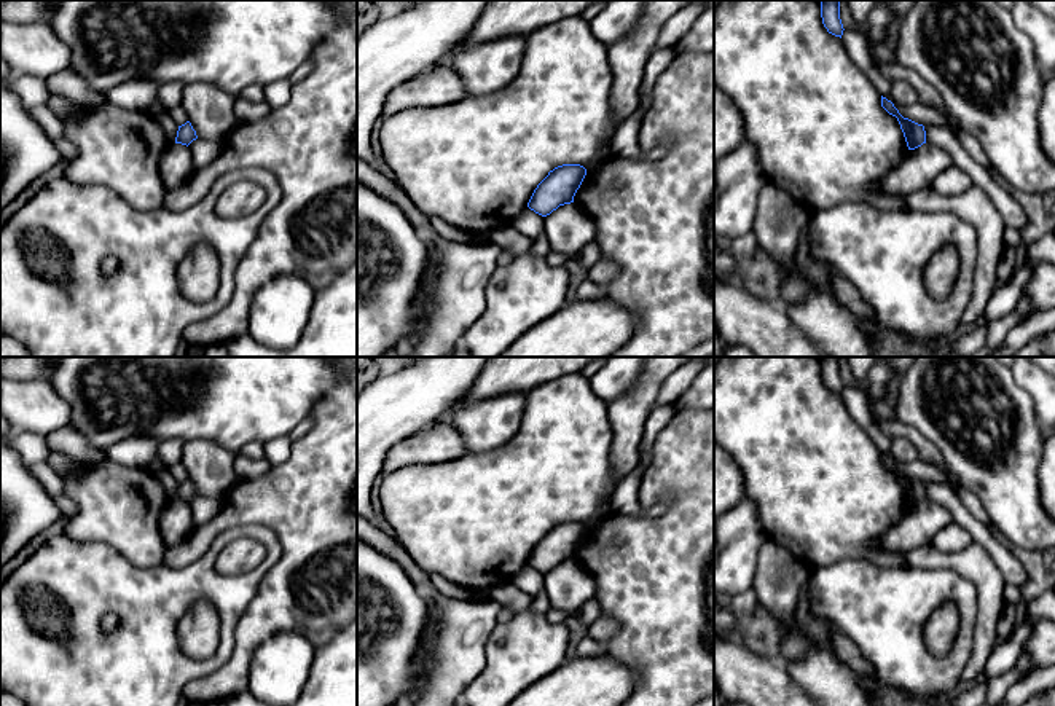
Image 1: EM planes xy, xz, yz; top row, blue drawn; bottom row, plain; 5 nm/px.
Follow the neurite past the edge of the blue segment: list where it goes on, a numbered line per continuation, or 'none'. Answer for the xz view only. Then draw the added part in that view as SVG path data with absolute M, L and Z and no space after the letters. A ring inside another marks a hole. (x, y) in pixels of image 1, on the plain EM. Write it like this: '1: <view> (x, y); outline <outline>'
none

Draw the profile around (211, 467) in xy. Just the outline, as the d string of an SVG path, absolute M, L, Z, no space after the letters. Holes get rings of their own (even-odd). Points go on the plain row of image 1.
M191 440L183 445L182 464L198 496L222 500L237 483L236 454L209 440Z

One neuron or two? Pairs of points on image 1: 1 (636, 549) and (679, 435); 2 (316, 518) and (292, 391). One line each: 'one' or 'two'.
1: one
2: two

